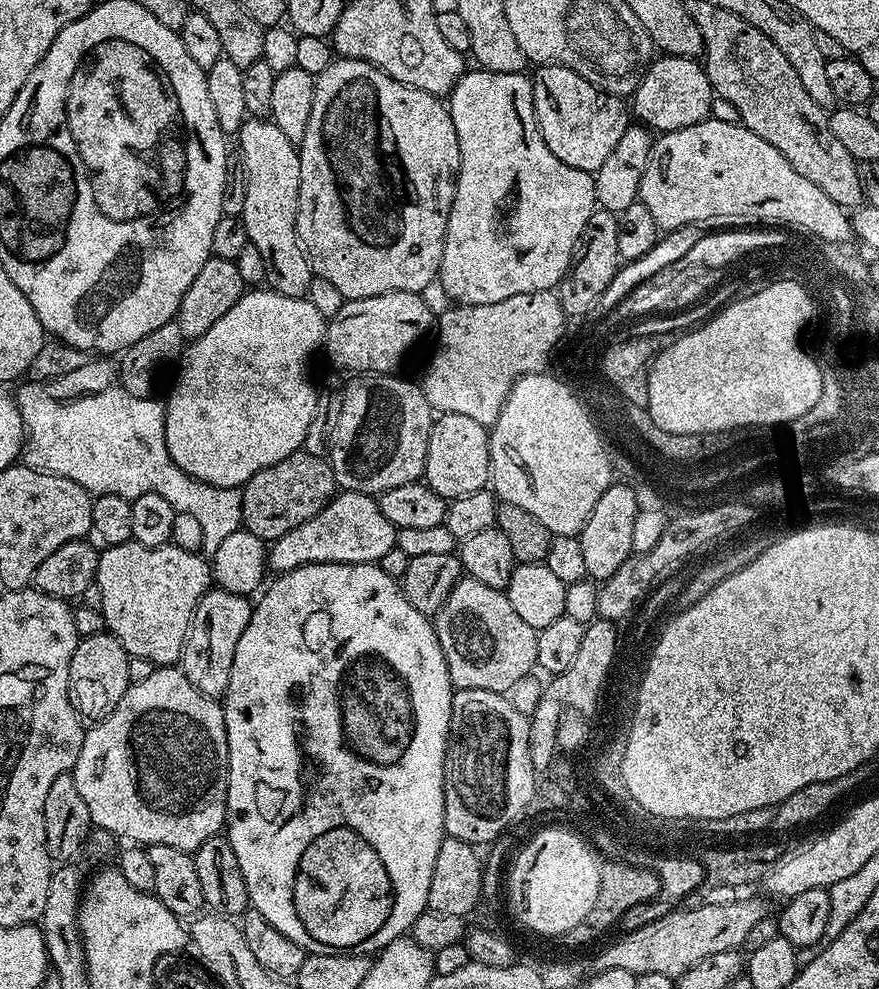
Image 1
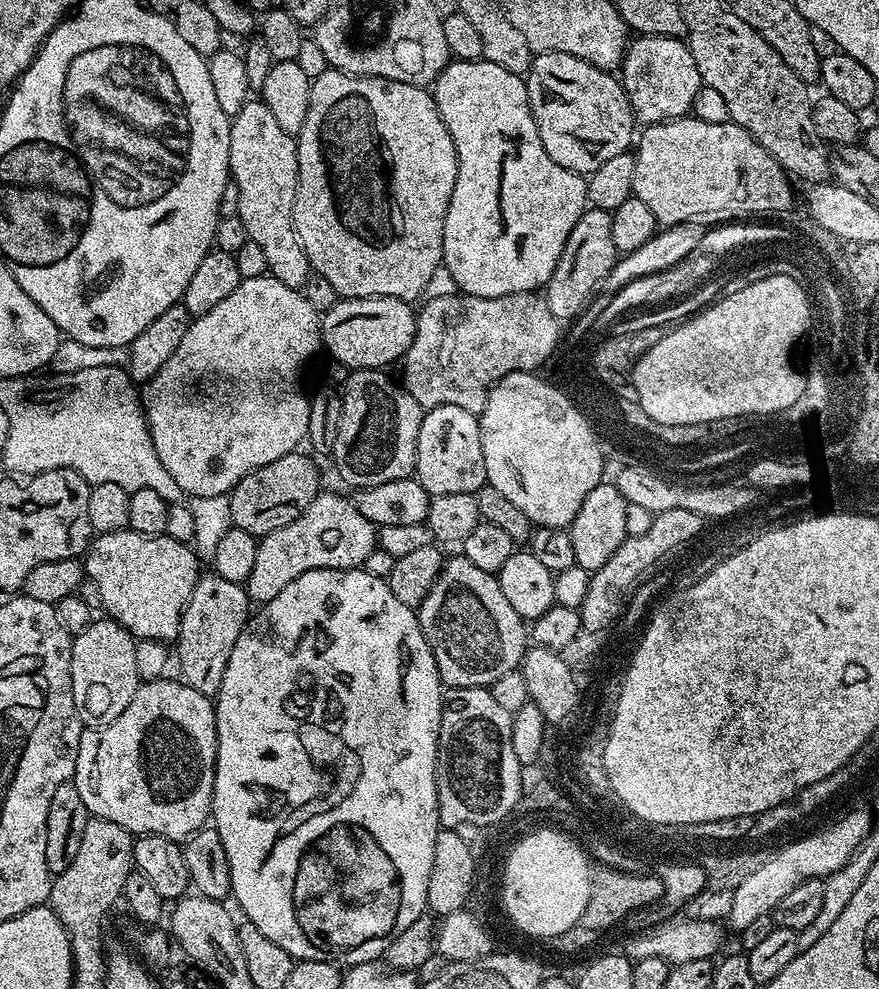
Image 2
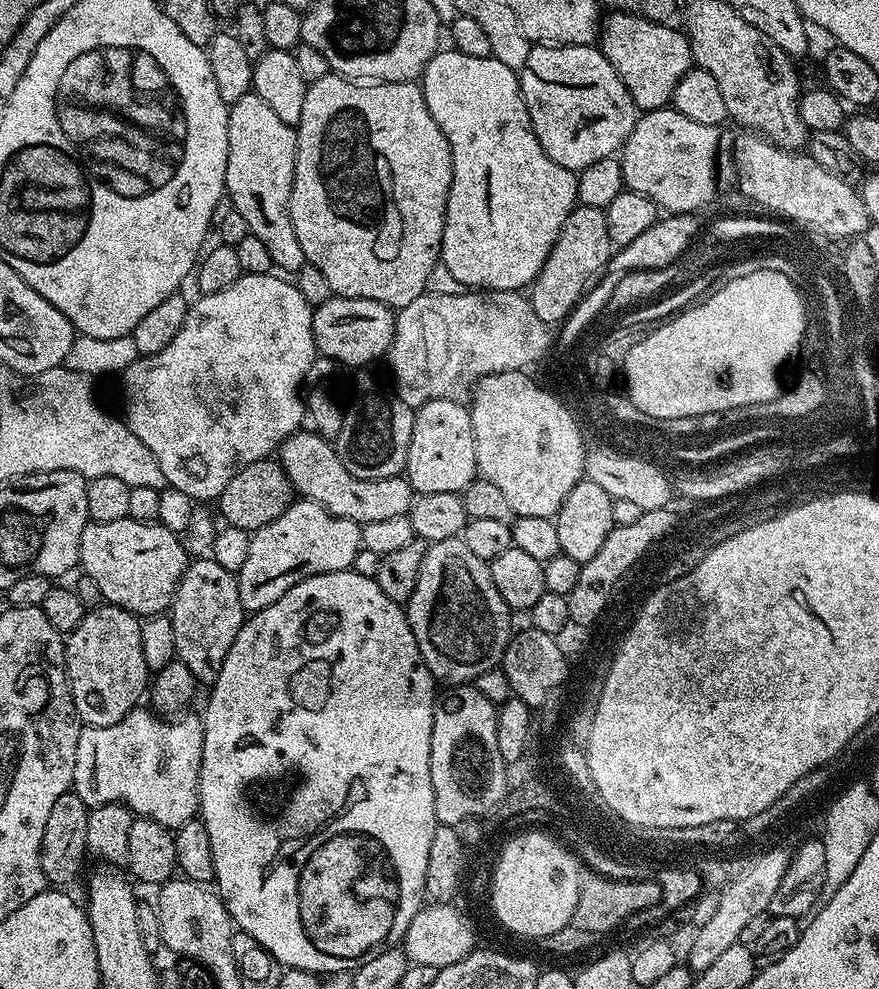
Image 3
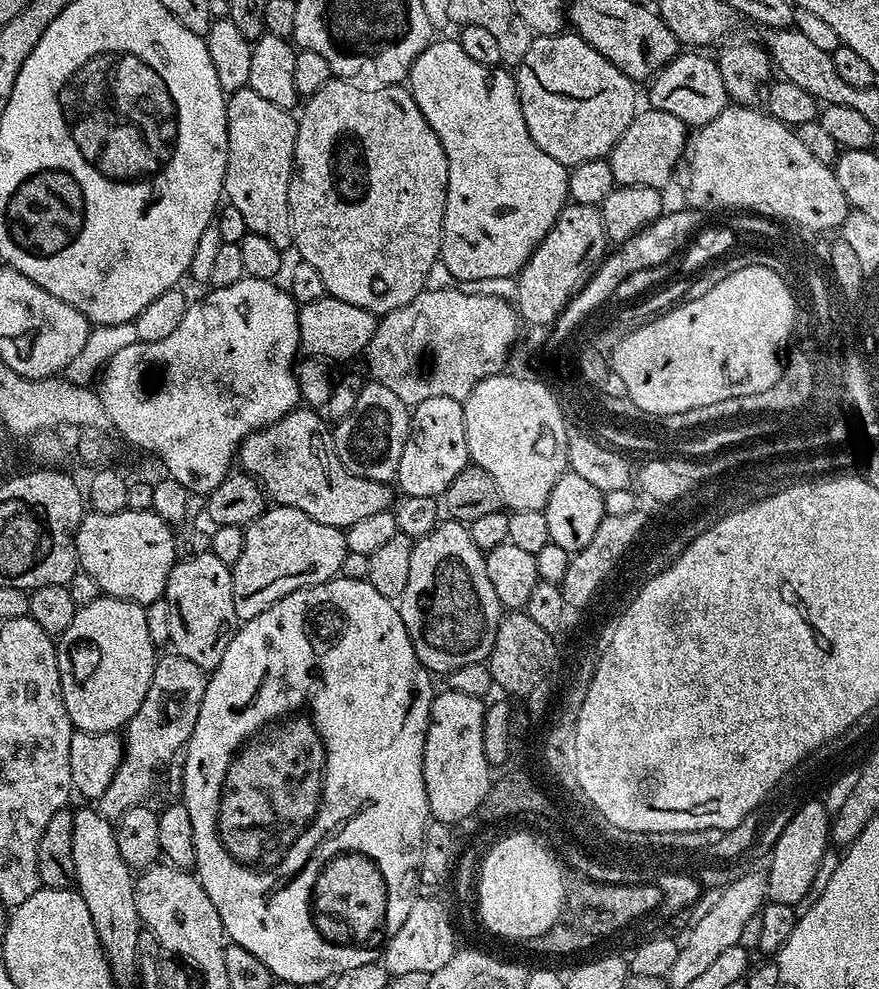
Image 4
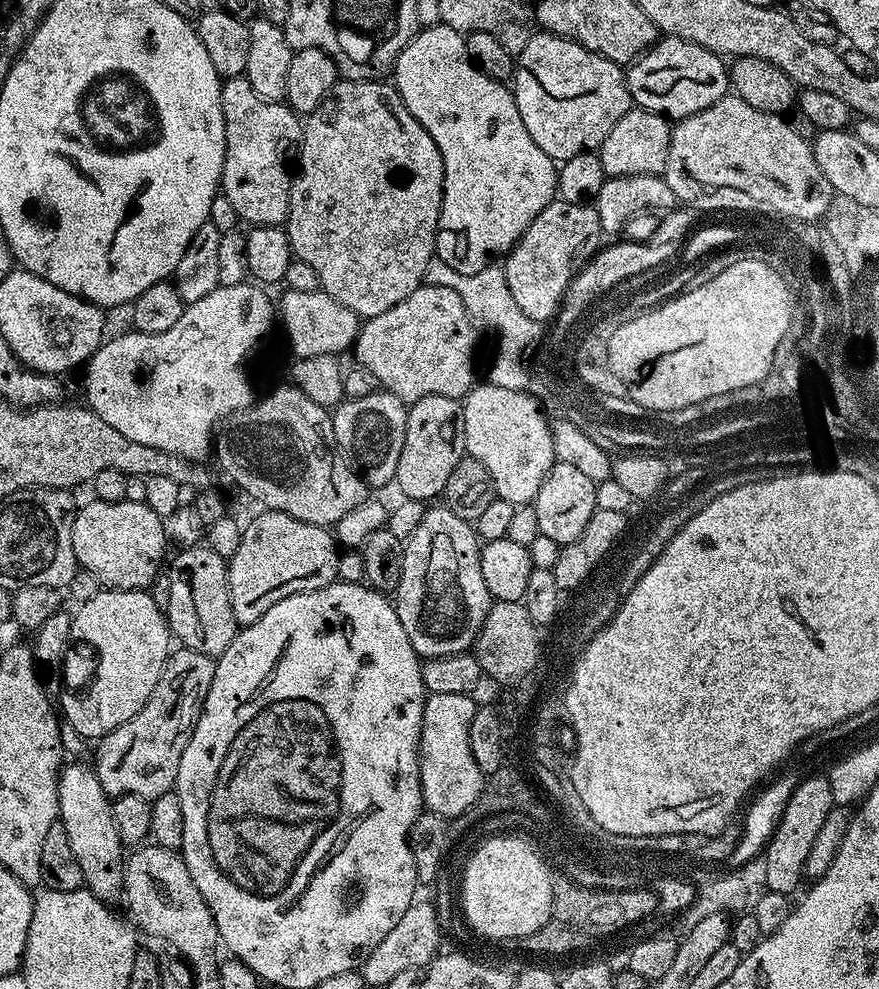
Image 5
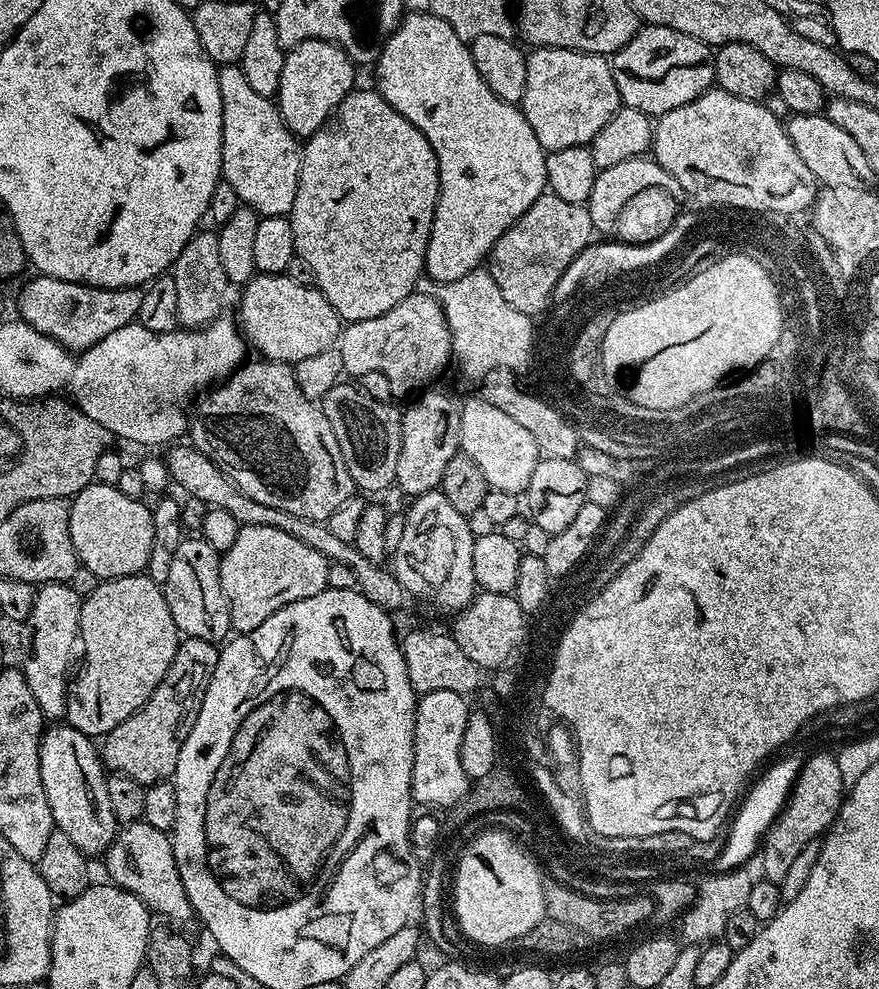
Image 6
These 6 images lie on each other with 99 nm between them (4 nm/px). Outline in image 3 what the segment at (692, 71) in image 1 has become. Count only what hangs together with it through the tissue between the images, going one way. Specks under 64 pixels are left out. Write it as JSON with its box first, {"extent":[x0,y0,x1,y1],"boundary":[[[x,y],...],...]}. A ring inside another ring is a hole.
{"extent":[598,10,694,113],"boundary":[[[612,10],[603,17],[600,26],[598,47],[610,62],[610,66],[614,66],[618,78],[622,78],[630,98],[635,102],[637,109],[641,113],[653,112],[659,108],[669,107],[679,80],[694,68],[691,42],[679,27],[678,29],[671,28],[670,25],[671,23],[668,22],[647,20],[641,16],[634,15],[632,12],[617,12]]]}

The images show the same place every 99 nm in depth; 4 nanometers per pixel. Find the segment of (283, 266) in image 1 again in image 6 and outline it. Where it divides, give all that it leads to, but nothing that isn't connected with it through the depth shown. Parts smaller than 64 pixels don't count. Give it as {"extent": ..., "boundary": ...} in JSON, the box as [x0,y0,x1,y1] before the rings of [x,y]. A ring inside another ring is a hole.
{"extent":[218,64,301,216],"boundary":[[[239,64],[223,65],[218,71],[218,94],[222,94],[222,173],[223,183],[234,186],[241,205],[253,208],[257,216],[288,216],[294,206],[300,181],[301,141],[280,117],[280,109],[269,97],[258,94],[246,82]]]}

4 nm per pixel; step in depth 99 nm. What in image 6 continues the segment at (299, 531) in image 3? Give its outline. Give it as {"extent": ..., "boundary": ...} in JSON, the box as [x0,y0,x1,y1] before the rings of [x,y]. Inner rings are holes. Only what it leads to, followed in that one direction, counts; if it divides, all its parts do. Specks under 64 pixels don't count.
{"extent":[220,525,329,633],"boundary":[[[243,525],[234,546],[220,557],[222,590],[230,606],[232,628],[237,633],[249,632],[262,626],[282,606],[318,594],[328,587],[329,563],[318,550],[306,546],[306,542],[298,542],[286,530]]]}

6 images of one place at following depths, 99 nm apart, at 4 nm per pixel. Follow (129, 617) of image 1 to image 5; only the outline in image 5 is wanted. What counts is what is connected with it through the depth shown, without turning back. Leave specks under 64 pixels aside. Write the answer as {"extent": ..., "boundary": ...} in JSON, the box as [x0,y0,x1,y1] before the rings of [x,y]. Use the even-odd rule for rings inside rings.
{"extent":[72,498,165,590],"boundary":[[[97,498],[90,500],[85,508],[83,505],[77,511],[72,527],[77,565],[83,571],[94,574],[94,578],[98,578],[105,589],[148,590],[165,563],[165,521],[154,514],[154,510],[150,510],[146,503],[125,499],[116,503]]]}

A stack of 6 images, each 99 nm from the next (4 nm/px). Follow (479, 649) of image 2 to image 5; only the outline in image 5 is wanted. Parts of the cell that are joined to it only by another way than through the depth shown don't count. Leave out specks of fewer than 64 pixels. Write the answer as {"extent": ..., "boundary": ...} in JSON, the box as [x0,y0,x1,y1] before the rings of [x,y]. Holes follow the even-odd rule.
{"extent":[394,506,494,660],"boundary":[[[443,506],[429,507],[417,529],[408,537],[402,558],[402,578],[394,593],[394,603],[398,622],[402,622],[402,630],[406,630],[406,638],[410,638],[410,646],[414,646],[417,656],[437,660],[440,656],[467,653],[475,645],[486,622],[486,614],[494,603],[490,590],[486,590],[486,581],[482,579],[481,547],[475,527]]]}

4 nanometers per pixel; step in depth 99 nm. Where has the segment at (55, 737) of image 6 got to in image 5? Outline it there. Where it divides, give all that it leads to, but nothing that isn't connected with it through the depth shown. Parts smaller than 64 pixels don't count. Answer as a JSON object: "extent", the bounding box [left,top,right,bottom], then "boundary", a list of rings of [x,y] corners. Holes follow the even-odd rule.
{"extent":[58,763,126,902],"boundary":[[[65,763],[60,769],[58,782],[58,802],[60,814],[58,822],[66,826],[66,838],[70,838],[70,846],[74,850],[74,858],[78,858],[78,866],[82,866],[84,887],[93,892],[97,898],[105,902],[120,900],[124,890],[124,865],[126,863],[126,845],[118,838],[118,826],[114,826],[112,800],[102,790],[95,771],[84,764]]]}

